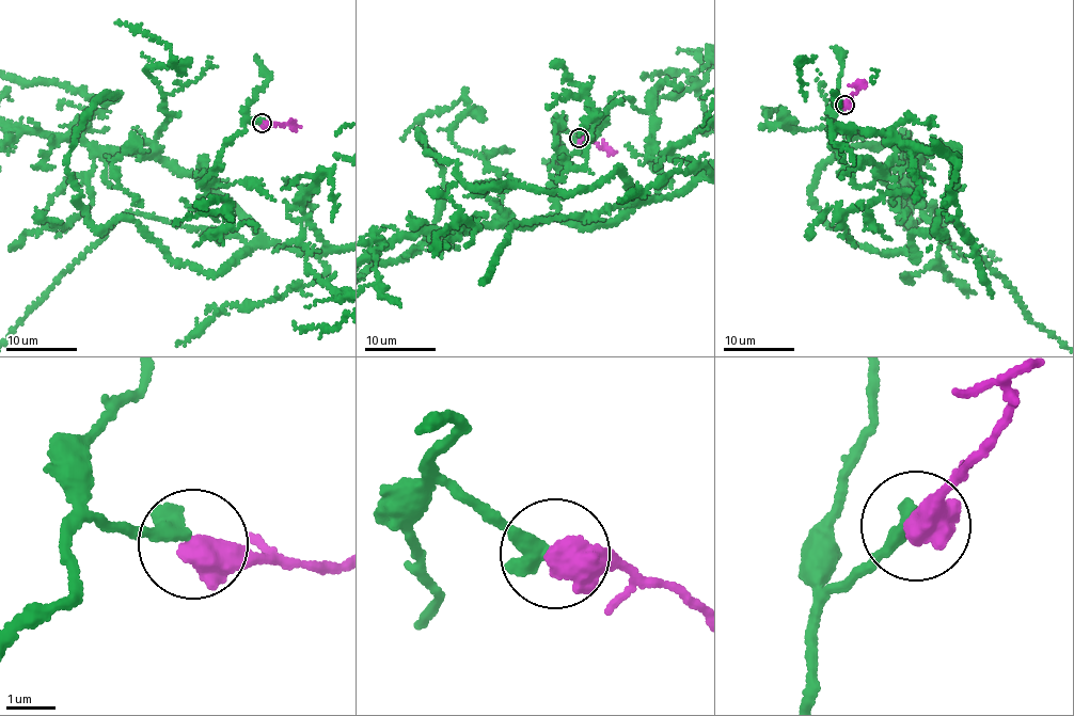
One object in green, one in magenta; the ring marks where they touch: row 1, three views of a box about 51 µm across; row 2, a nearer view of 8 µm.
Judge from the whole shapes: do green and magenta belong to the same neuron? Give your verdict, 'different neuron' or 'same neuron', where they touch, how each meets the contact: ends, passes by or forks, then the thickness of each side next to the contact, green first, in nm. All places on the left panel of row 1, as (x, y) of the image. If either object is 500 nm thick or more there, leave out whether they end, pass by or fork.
same neuron; at (262, 123); 420 nm thick on the green side, 650 nm on the other

